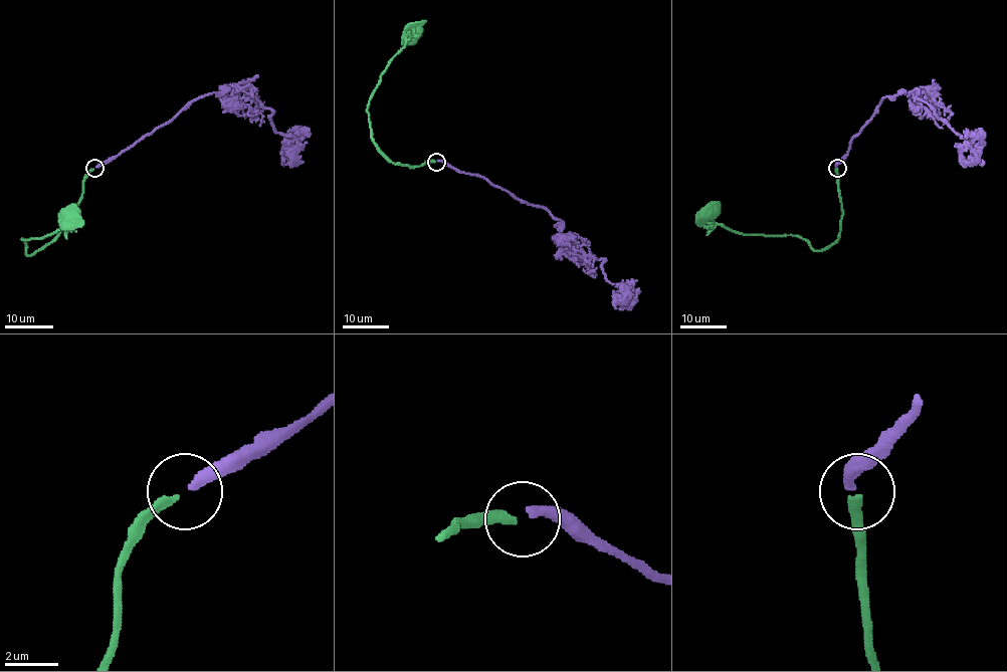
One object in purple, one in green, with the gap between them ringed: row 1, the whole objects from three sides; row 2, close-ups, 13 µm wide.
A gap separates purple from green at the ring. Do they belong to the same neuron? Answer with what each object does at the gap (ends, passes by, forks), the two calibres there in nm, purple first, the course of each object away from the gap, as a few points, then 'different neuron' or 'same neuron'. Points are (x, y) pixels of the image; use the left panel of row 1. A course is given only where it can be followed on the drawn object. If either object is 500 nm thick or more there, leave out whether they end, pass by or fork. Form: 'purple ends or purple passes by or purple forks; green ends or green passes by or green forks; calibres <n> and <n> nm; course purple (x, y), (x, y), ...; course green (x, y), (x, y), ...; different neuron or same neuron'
purple ends; green ends; calibres 360 and 300 nm; course purple (95, 167), (170, 122), (192, 101), (229, 86), (241, 86), (271, 109), (272, 127), (298, 144), (283, 166); course green (93, 169), (64, 228), (43, 247), (26, 253), (21, 239), (46, 236), (70, 216); same neuron

